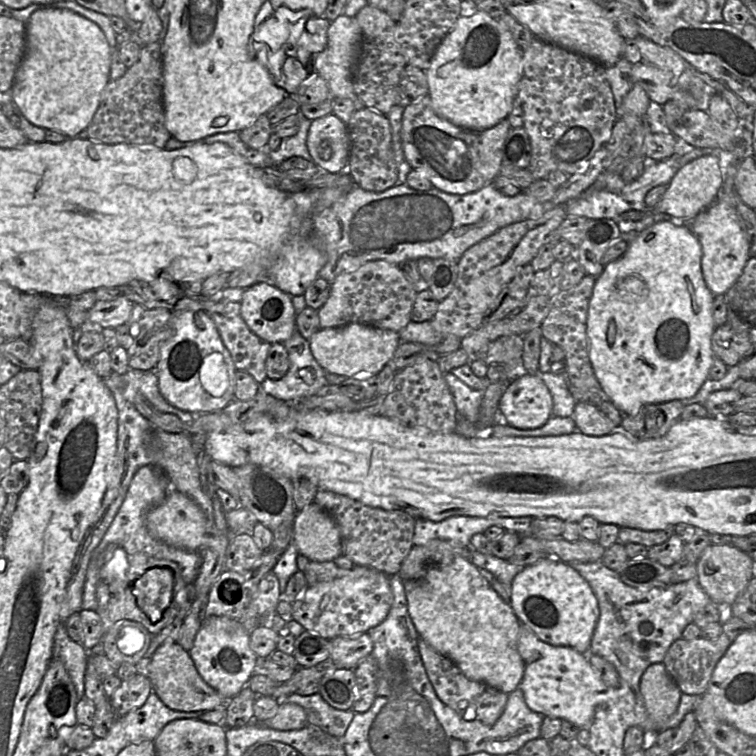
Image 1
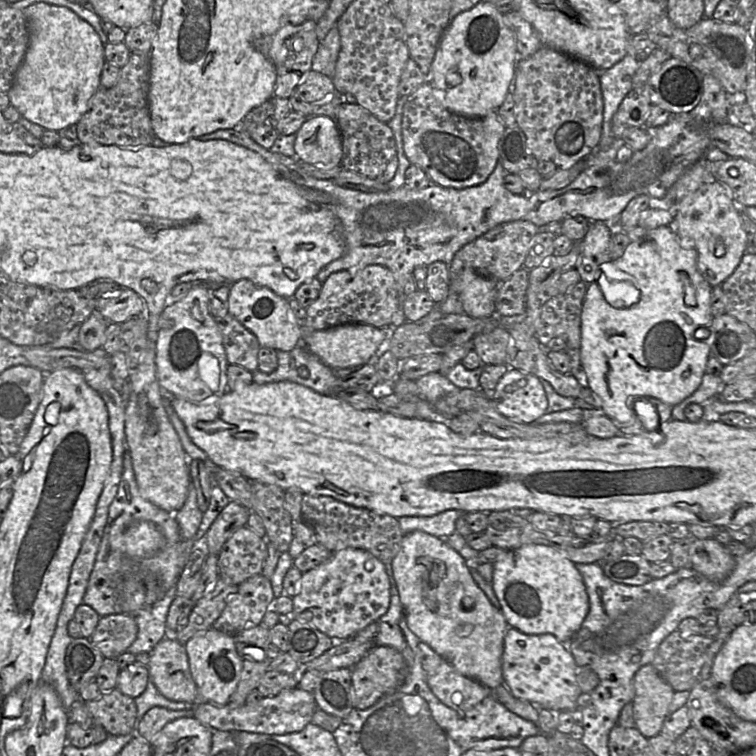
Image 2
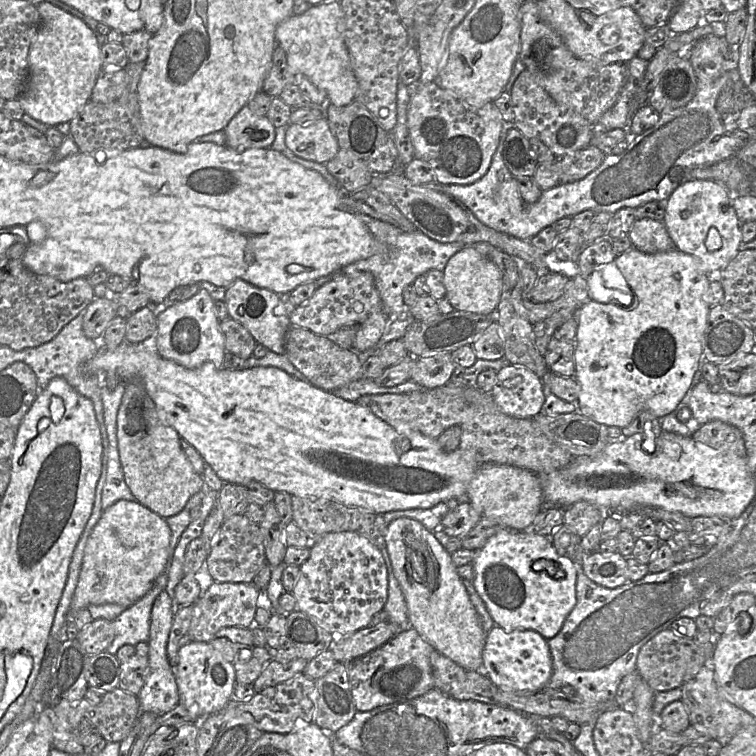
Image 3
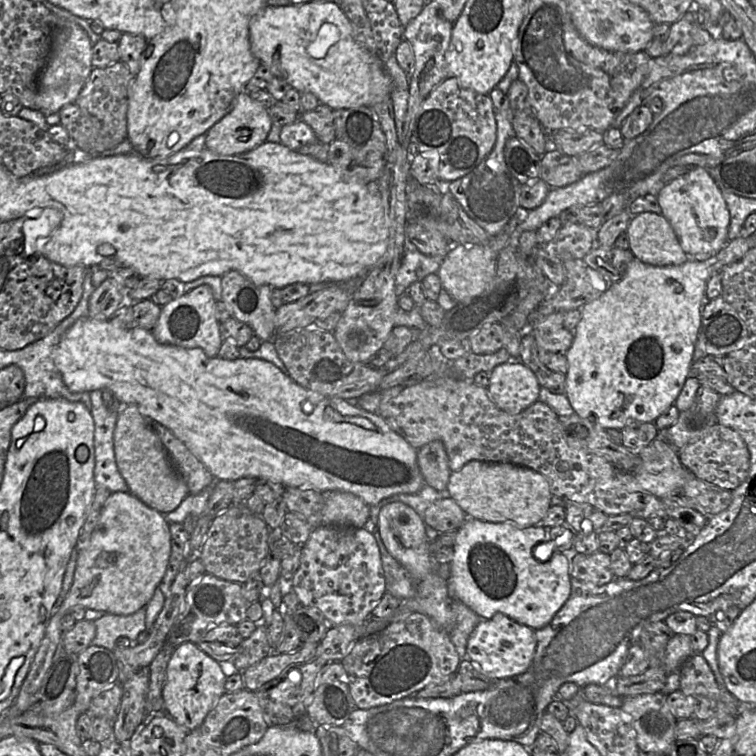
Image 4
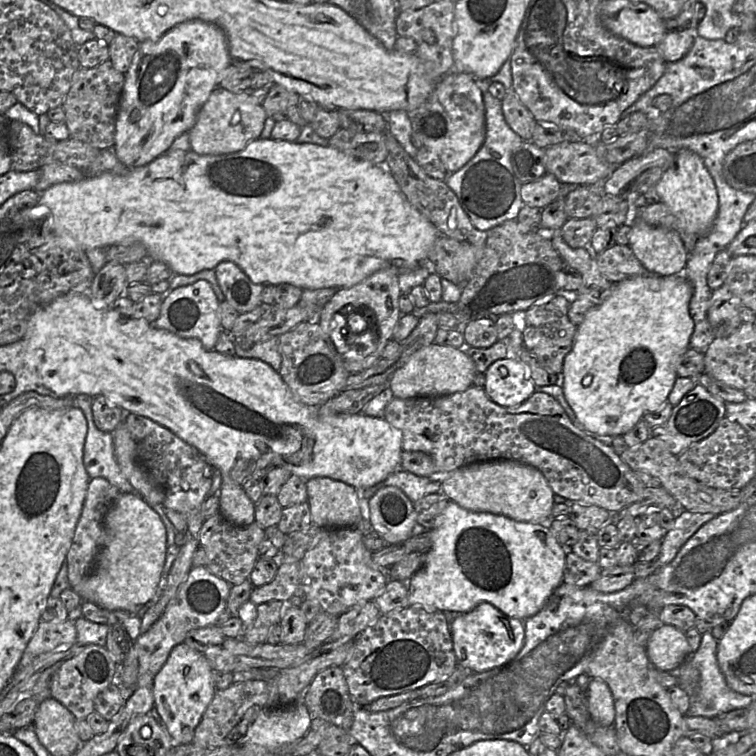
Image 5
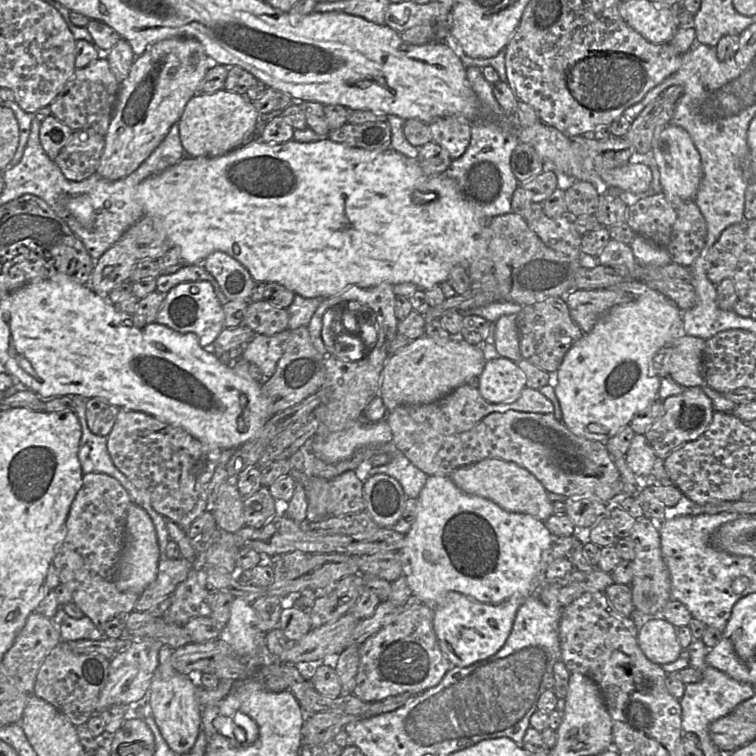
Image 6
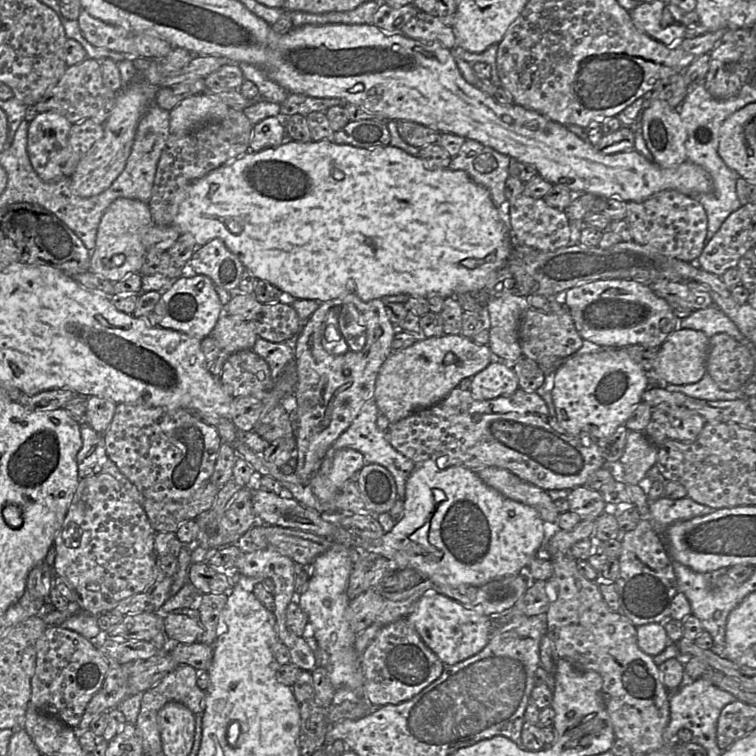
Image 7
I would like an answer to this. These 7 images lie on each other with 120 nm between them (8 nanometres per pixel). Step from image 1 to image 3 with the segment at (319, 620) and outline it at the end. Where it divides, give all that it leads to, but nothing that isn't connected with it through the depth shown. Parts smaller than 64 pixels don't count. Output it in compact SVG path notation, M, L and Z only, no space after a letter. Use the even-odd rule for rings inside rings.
M352 531L333 532L312 542L309 558L300 566L299 578L292 591L296 599L294 610L314 617L332 633L332 638L351 635L368 627L374 614L381 611L388 597L388 576L381 550L366 537Z

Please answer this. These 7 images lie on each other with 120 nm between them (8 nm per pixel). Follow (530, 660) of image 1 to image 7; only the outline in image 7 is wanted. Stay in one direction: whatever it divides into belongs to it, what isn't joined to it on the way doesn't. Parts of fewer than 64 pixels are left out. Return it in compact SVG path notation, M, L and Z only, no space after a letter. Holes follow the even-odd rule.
M439 593L423 596L406 617L425 645L444 665L455 665L477 653L489 642L492 633L491 618L466 608L461 603Z

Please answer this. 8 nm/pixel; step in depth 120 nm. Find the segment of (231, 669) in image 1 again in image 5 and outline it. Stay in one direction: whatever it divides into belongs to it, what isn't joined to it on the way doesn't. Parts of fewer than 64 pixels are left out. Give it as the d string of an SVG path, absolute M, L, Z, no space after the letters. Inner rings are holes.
M181 643L172 649L167 661L155 675L152 685L154 708L171 735L174 746L192 742L195 729L217 691L213 673L204 654Z

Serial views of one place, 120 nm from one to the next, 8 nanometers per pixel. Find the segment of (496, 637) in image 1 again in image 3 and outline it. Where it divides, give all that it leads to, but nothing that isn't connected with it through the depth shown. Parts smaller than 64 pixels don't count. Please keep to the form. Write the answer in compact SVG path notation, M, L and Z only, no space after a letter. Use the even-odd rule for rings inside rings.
M400 517L387 525L385 544L394 575L404 594L410 625L435 651L440 652L466 671L483 671L483 649L488 633L483 630L479 615L473 606L466 586L451 559L451 553L419 521Z

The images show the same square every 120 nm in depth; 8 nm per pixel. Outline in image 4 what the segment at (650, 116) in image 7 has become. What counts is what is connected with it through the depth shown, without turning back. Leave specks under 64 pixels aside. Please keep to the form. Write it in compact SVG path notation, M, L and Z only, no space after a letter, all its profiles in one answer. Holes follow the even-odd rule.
M692 167L666 183L659 190L657 198L662 215L669 221L689 259L704 261L716 255L728 242L729 210L719 186L705 169ZM709 228L716 230L716 236L712 240L704 237Z

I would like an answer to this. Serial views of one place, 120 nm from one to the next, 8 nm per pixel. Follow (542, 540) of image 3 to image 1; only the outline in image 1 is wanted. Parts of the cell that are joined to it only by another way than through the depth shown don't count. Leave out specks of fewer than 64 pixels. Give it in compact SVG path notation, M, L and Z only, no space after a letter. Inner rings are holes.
M545 557L523 567L513 579L510 605L521 624L533 631L540 640L554 646L571 647L586 658L591 653L591 640L600 616L598 600L589 583L568 563Z

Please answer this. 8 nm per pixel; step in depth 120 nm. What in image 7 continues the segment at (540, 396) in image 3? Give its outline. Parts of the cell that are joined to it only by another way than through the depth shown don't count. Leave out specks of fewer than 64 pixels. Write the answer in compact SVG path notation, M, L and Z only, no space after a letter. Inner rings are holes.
M491 362L472 377L470 392L477 400L510 396L517 389L518 378L511 367L501 362Z

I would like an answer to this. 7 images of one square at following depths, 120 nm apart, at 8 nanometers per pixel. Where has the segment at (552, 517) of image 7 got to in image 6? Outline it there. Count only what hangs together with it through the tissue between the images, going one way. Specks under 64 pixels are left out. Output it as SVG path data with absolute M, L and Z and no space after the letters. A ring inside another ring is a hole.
M485 459L458 468L449 477L465 493L487 498L508 512L529 514L542 522L554 514L553 502L543 485L528 470L514 462Z

